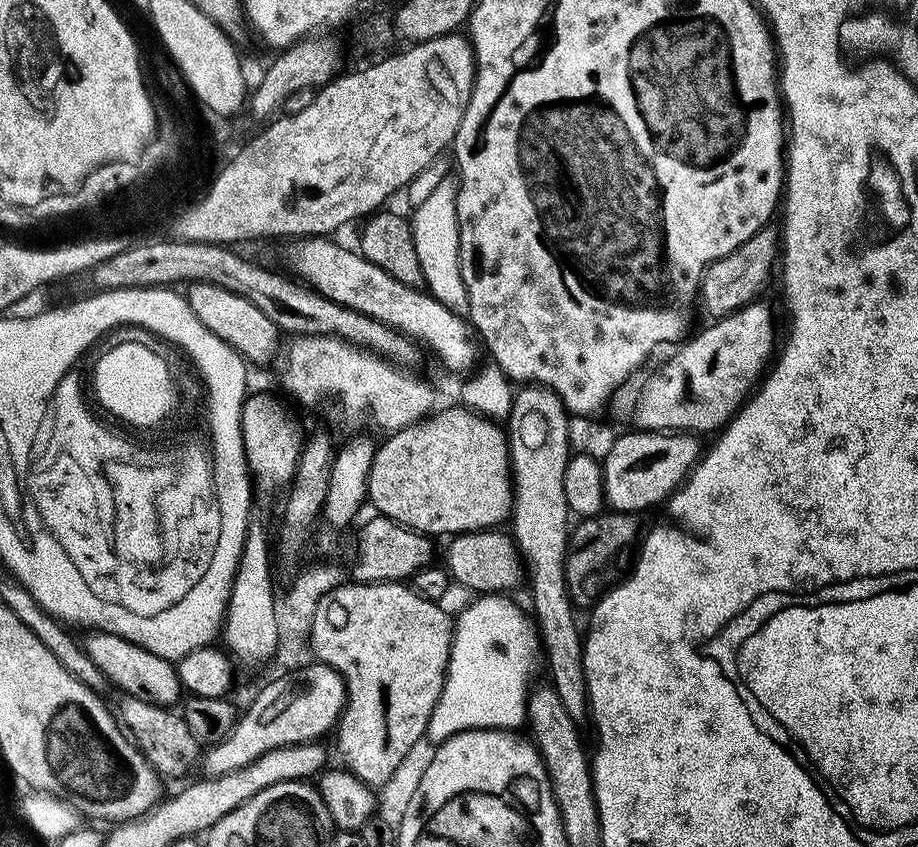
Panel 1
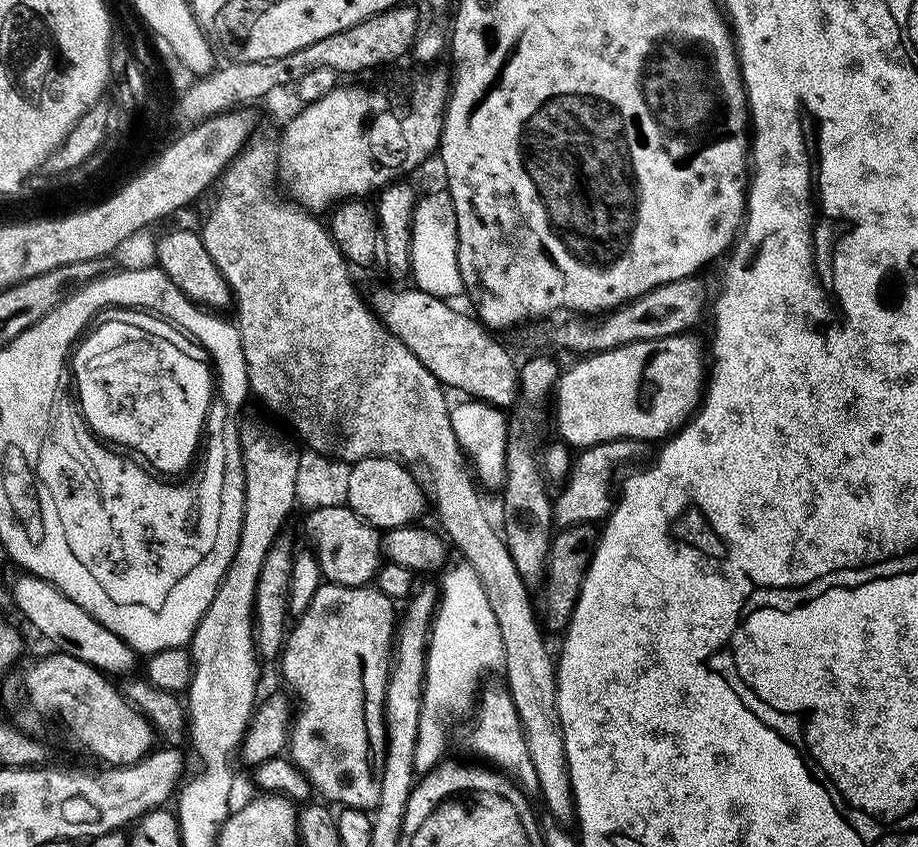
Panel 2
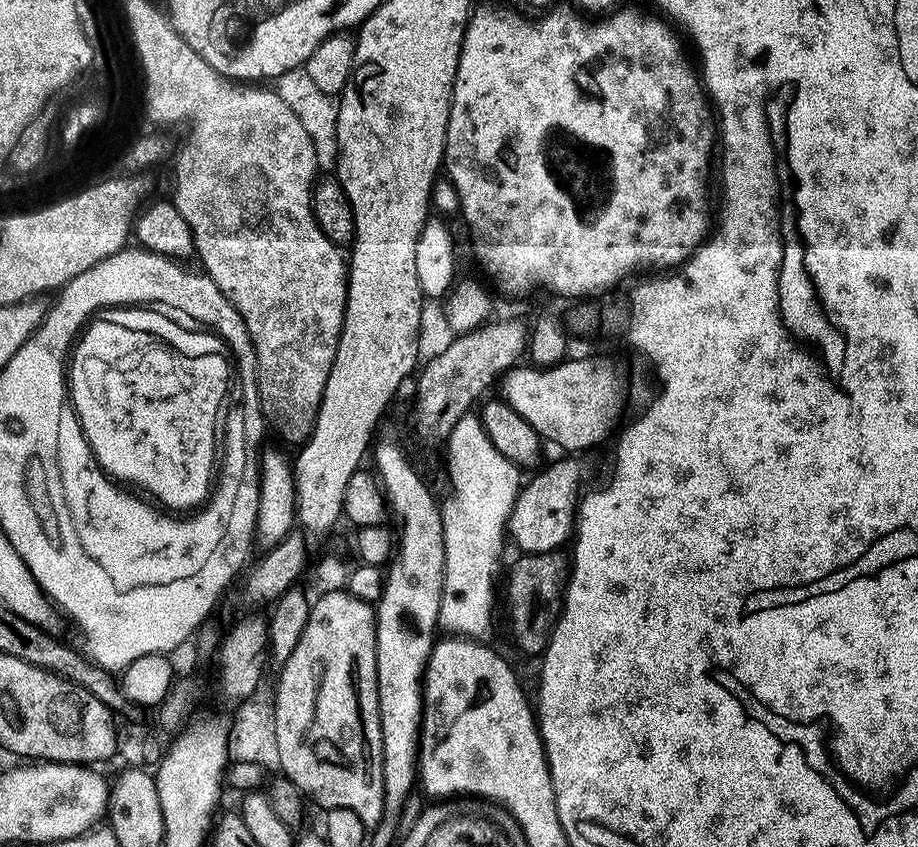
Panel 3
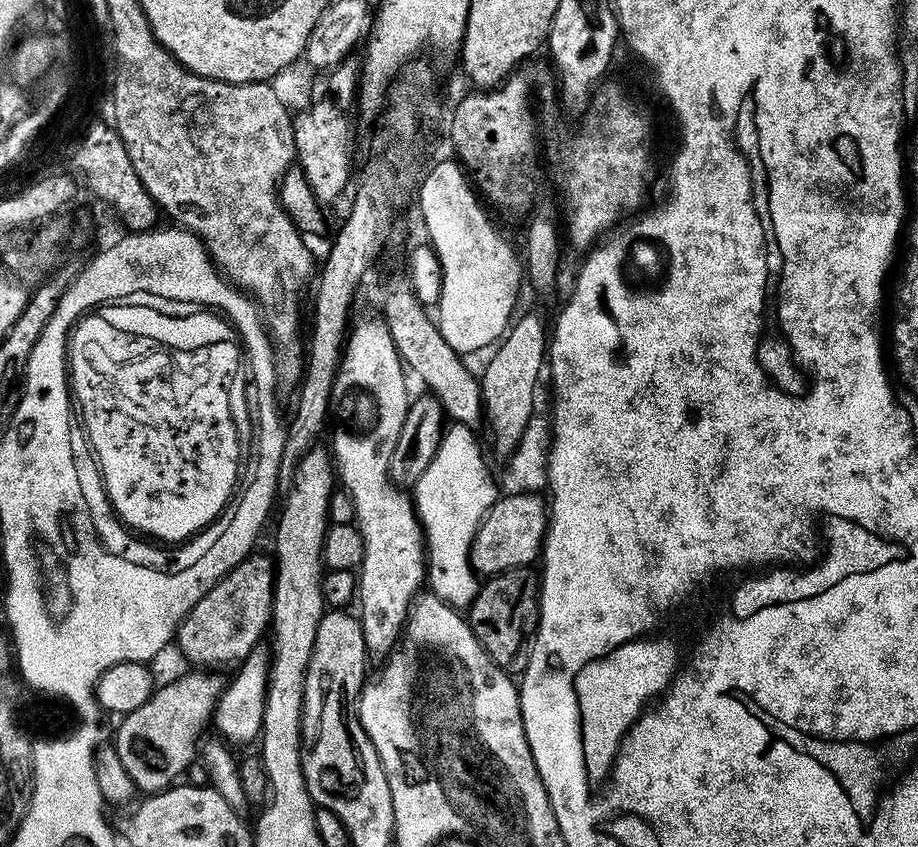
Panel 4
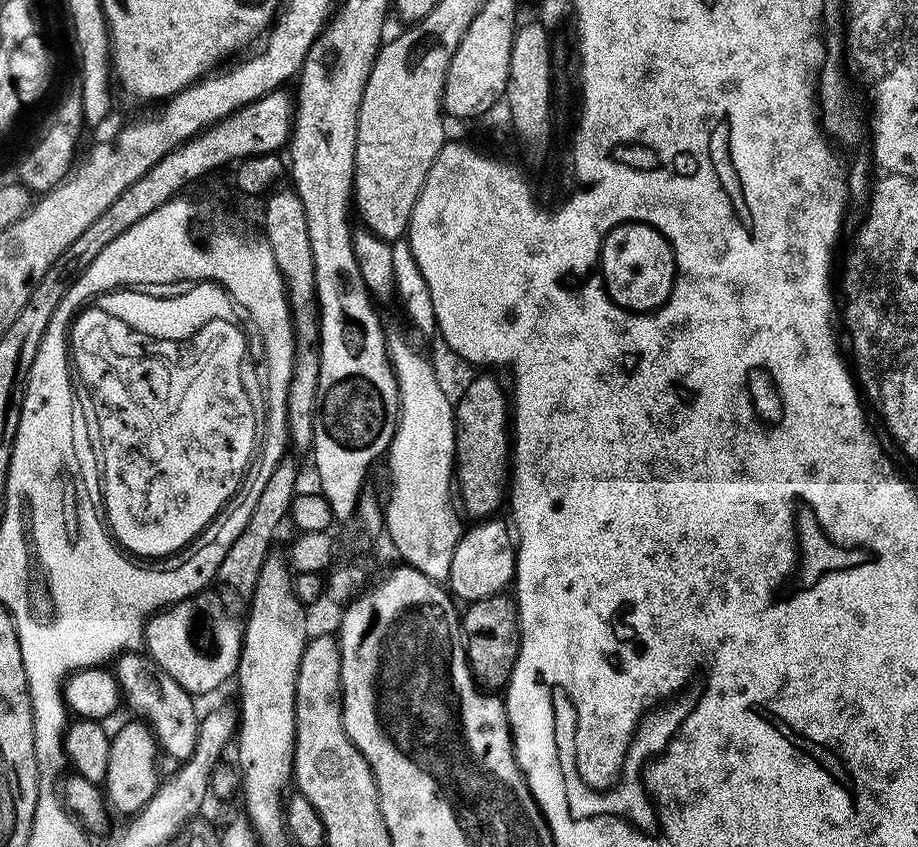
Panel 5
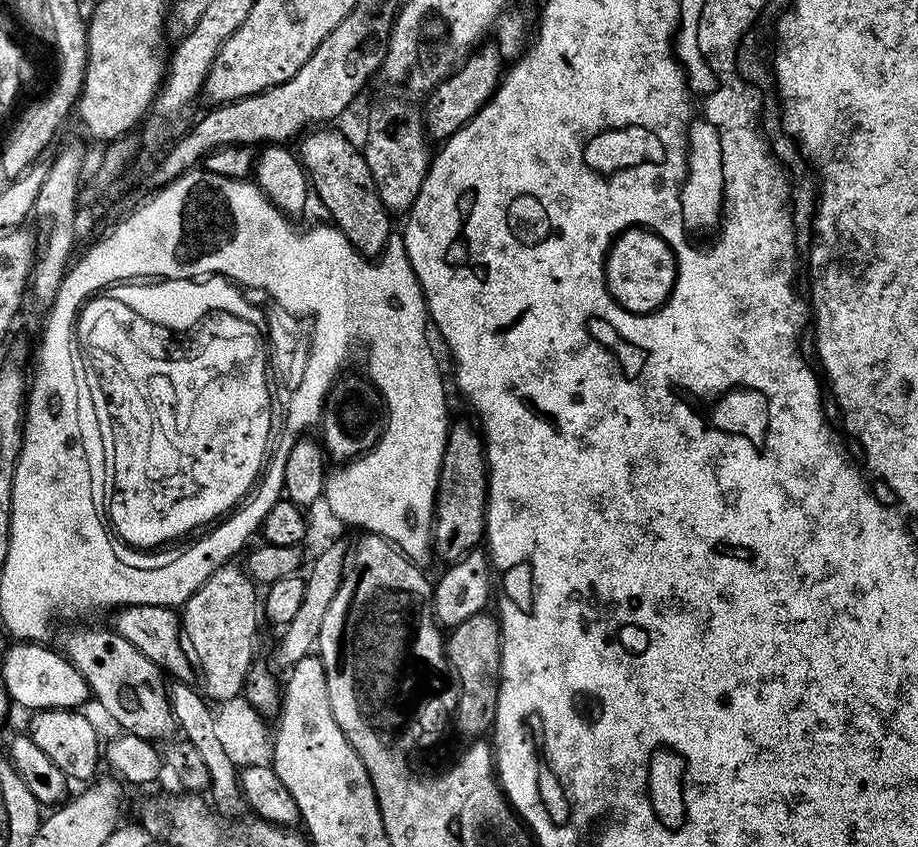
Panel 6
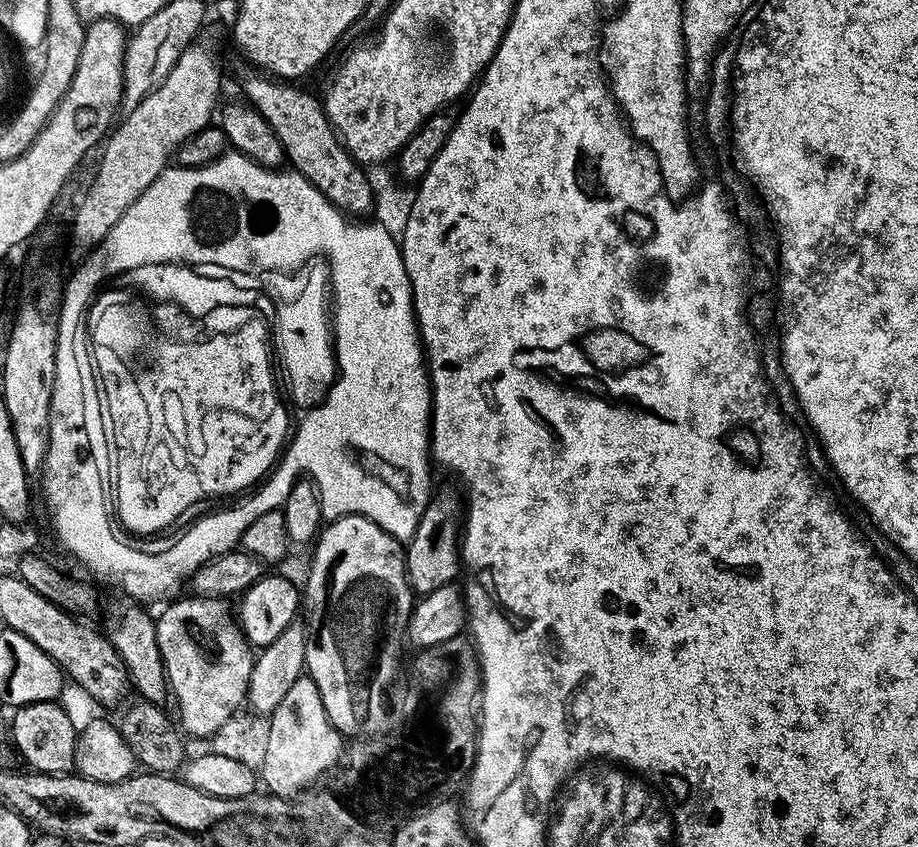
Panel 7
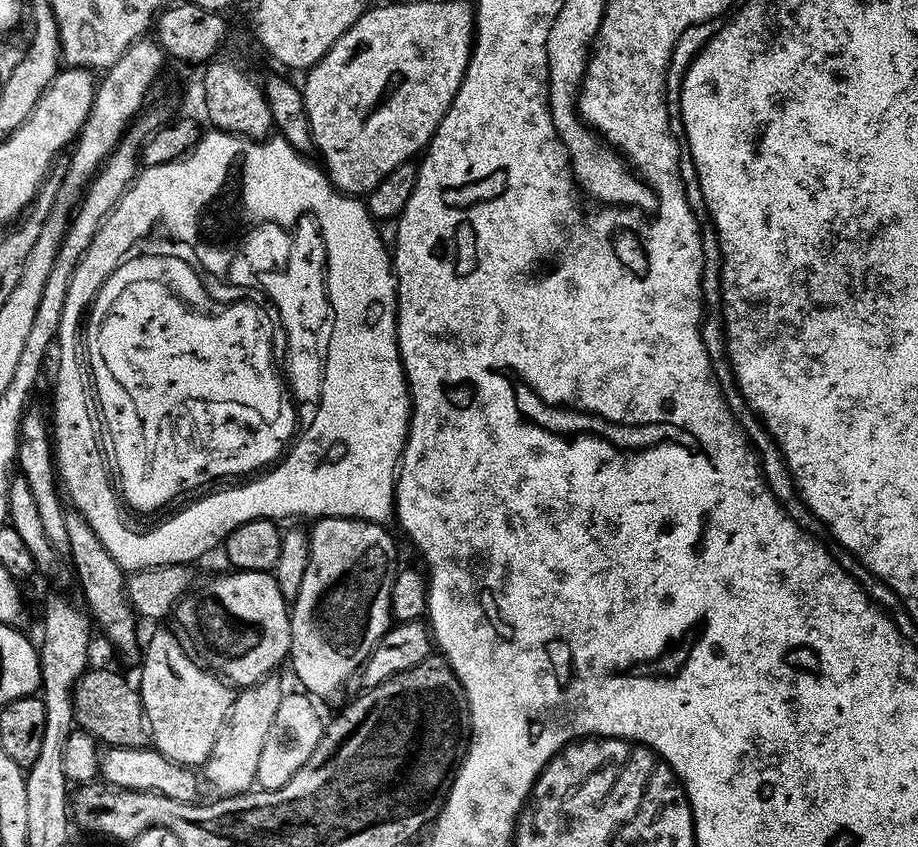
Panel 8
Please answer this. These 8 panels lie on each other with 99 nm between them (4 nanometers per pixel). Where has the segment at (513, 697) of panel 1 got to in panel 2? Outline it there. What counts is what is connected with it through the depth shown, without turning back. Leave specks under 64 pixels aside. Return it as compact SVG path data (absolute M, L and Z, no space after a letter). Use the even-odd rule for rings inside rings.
M466 562L450 568L443 573L444 588L442 584L428 637L424 699L420 701L419 738L415 750L416 771L420 774L431 772L441 763L443 756L440 755L448 744L448 727L452 719L473 709L484 672L492 672L495 668L497 671L504 662L502 630L498 628L498 618L494 618L494 610L490 608L478 574Z

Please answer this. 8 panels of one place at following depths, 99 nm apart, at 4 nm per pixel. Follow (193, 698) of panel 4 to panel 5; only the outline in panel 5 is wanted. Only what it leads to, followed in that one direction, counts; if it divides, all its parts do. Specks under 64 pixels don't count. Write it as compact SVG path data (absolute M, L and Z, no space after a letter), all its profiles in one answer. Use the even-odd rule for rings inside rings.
M132 718L129 721L129 724L122 725L112 736L110 762L106 766L102 788L111 811L121 812L122 815L128 816L127 818L132 818L147 804L157 799L162 772L158 767L158 760L156 764L158 745L155 732L139 718Z

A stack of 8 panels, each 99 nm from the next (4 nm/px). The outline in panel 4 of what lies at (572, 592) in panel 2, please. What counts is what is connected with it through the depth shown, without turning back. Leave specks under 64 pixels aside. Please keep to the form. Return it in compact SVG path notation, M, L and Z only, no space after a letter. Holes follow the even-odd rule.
M531 567L511 568L487 577L481 583L480 592L474 598L474 602L466 609L466 619L472 628L474 638L478 638L478 642L486 650L486 654L490 654L492 661L509 674L523 673L526 663L526 641L535 629L540 615L540 577L535 571L533 573L532 571Z

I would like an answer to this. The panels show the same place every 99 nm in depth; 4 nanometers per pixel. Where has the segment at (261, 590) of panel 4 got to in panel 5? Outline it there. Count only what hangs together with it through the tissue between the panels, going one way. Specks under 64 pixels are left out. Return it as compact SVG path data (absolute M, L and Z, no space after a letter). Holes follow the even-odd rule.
M205 590L180 600L157 612L144 626L143 647L147 655L166 670L178 686L196 698L222 687L228 679L231 681L235 677L236 669L240 667L240 648L244 645L241 621L236 621L224 609L223 602L210 593Z

